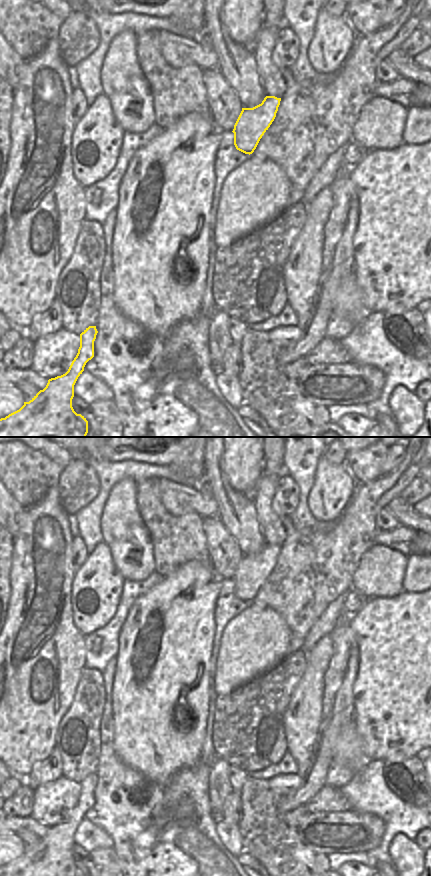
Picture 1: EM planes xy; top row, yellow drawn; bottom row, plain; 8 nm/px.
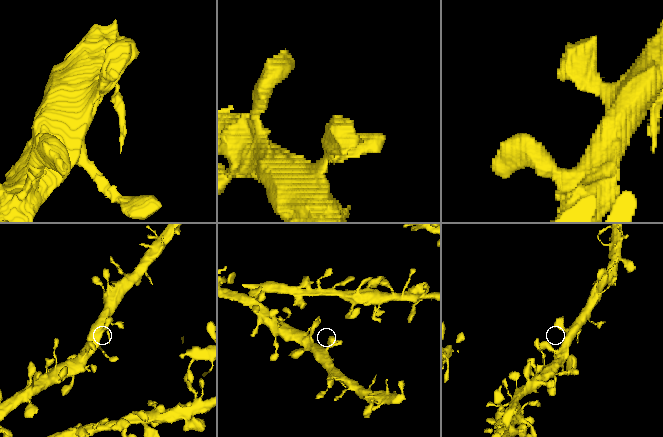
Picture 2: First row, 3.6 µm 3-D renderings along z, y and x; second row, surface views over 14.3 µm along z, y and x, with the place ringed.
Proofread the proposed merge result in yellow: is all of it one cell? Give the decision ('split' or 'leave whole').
leave whole

